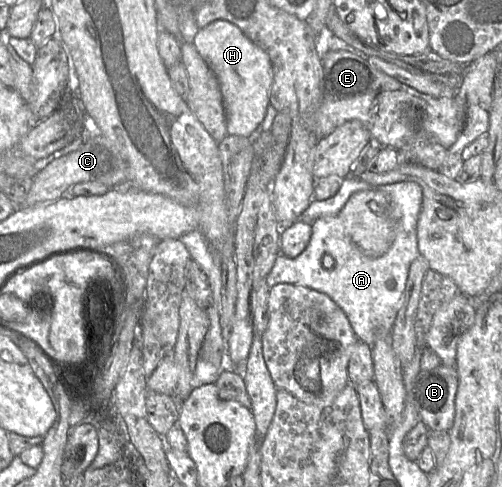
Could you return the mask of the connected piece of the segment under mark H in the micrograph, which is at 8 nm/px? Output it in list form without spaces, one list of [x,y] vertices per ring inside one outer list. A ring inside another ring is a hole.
[[[223,19],[200,28],[194,45],[218,80],[228,134],[254,136],[265,117],[270,100],[273,69],[269,55],[252,42],[239,27]]]

